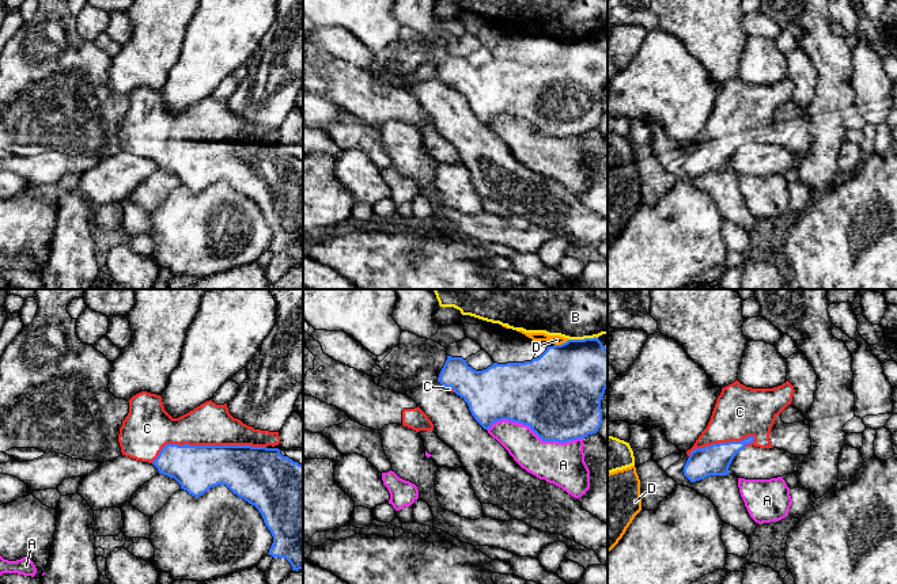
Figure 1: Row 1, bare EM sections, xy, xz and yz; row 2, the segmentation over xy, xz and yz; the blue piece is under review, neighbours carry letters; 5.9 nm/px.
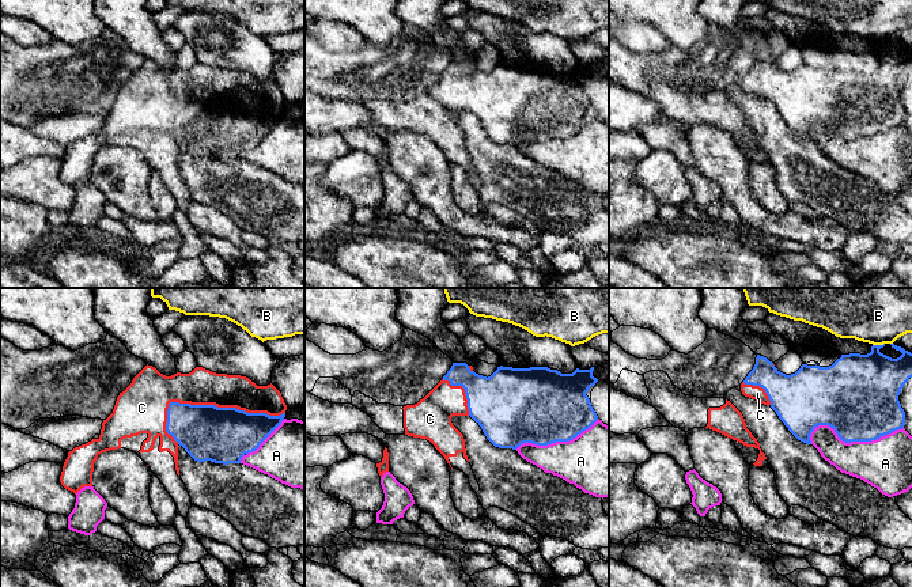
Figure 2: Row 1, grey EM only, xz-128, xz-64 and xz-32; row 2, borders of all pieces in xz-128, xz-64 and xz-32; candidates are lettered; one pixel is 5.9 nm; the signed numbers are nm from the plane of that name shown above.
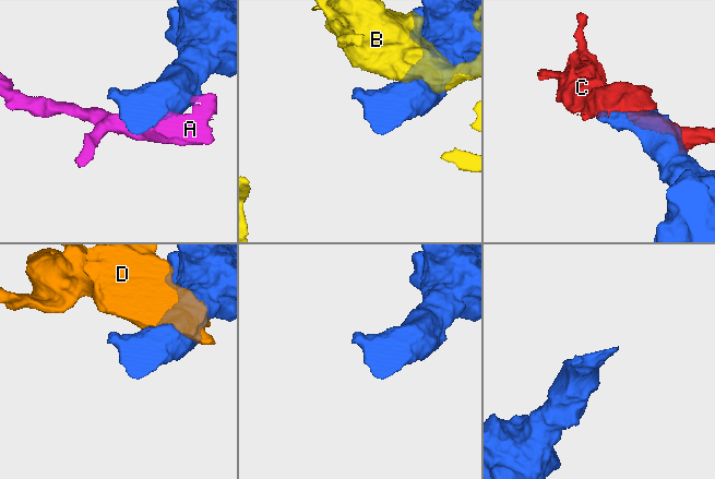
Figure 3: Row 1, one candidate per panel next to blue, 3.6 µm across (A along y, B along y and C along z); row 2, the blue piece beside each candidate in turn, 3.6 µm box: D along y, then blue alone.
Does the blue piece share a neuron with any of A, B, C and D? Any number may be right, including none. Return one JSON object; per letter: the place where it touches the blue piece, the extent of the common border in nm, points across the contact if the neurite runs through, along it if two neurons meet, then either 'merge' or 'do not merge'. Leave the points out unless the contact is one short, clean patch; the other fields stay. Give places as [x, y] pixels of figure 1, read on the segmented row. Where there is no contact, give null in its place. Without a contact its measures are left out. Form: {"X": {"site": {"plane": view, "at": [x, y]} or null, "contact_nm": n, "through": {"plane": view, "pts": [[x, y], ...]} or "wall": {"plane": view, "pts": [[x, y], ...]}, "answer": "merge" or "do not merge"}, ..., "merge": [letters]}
{"A": {"site": {"plane": "xz", "at": [534, 432]}, "contact_nm": 550, "answer": "do not merge"}, "B": {"site": {"plane": "xz", "at": [582, 340]}, "contact_nm": 180, "answer": "do not merge"}, "C": {"site": {"plane": "xy", "at": [207, 446]}, "contact_nm": 700, "answer": "merge"}, "D": {"site": {"plane": "xz", "at": [561, 344]}, "contact_nm": 90, "answer": "do not merge"}, "merge": ["C"]}

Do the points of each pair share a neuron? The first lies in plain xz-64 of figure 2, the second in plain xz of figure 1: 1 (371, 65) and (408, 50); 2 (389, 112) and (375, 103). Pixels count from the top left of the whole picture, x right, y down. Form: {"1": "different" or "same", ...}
{"1": "same", "2": "same"}

